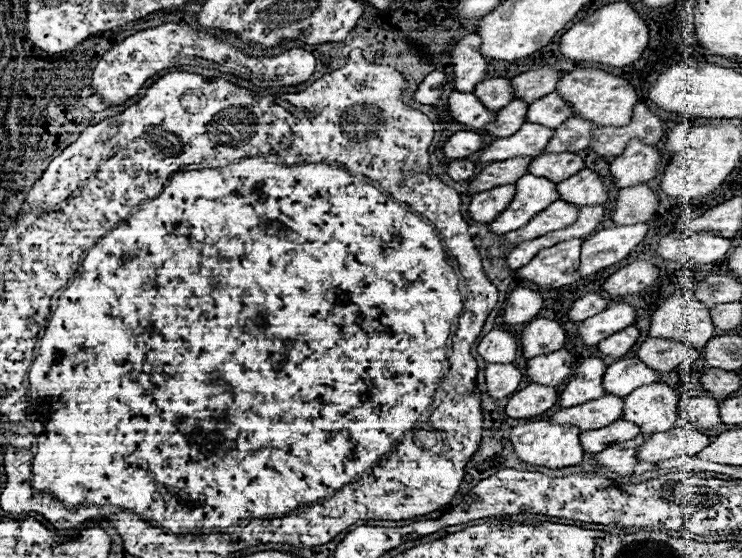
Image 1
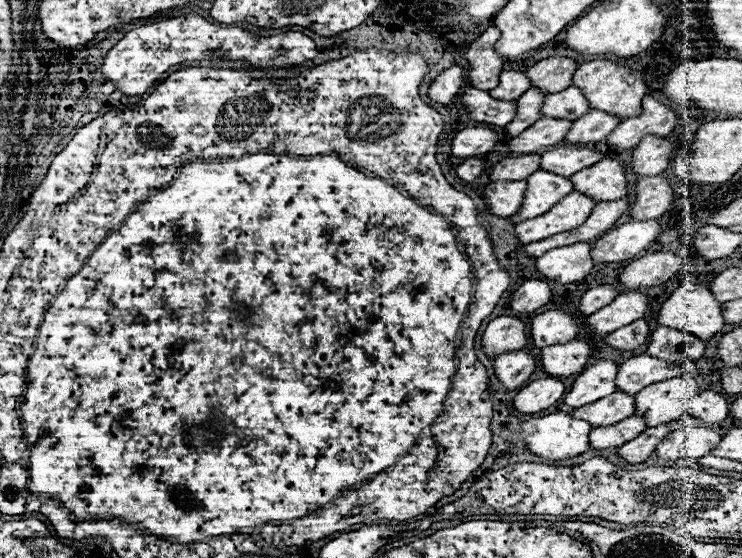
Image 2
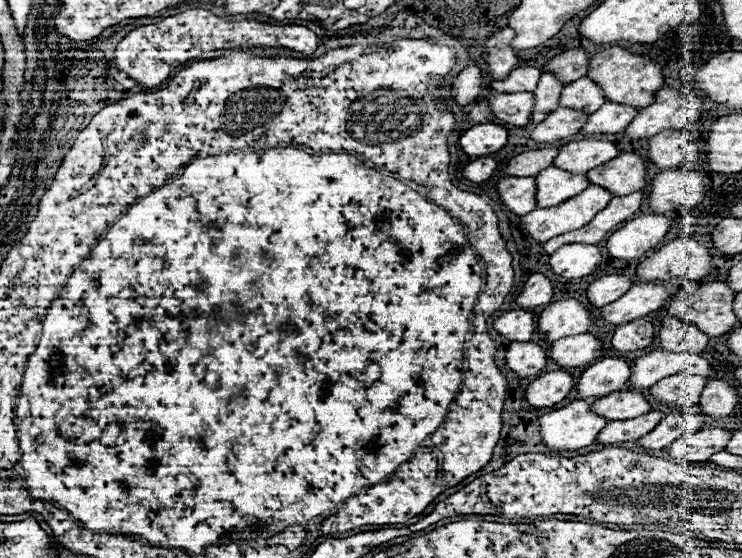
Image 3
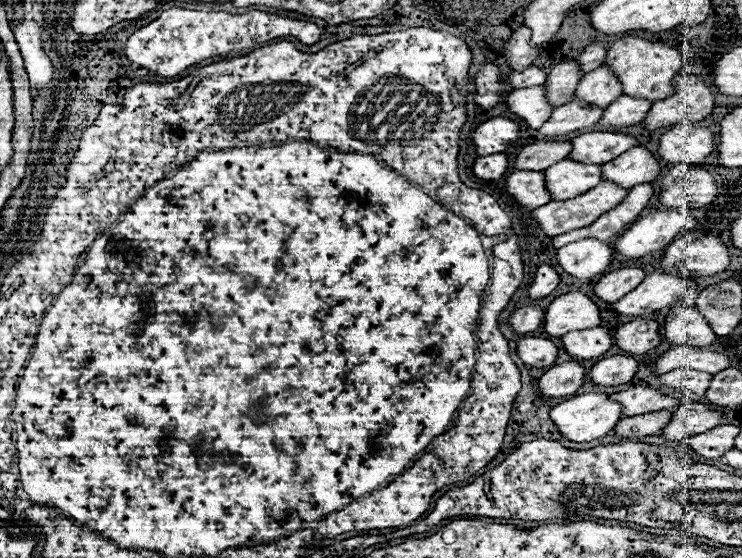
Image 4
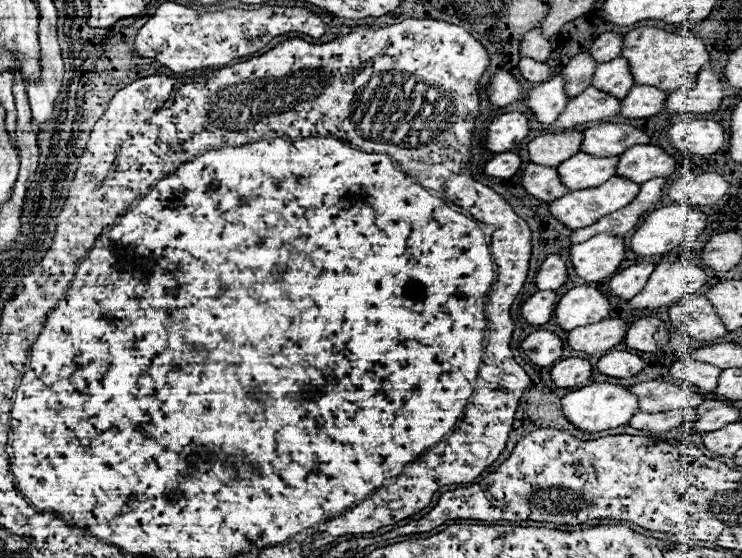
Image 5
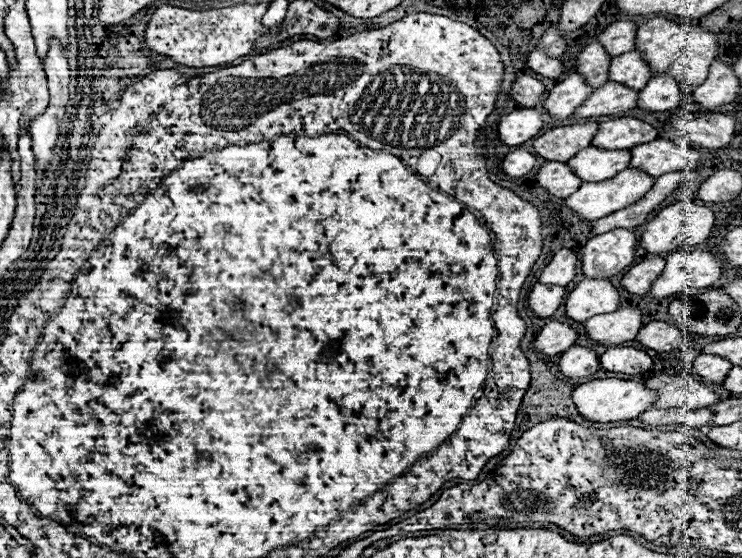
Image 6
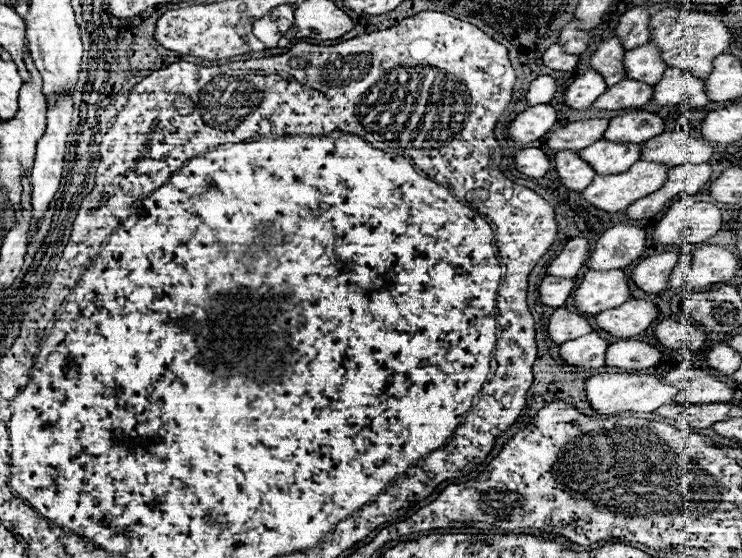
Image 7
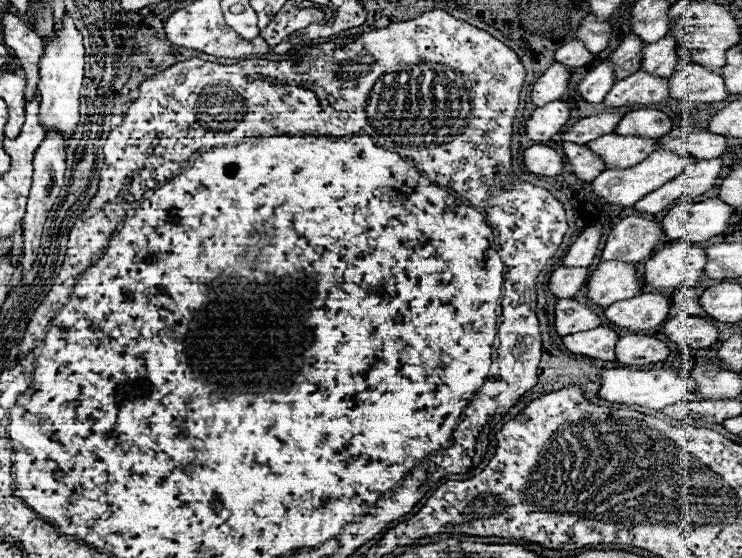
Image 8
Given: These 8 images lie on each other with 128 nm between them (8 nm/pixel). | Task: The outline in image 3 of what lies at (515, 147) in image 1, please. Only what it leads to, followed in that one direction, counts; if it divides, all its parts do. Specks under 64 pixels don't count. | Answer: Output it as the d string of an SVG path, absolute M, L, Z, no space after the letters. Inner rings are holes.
M558 108L550 112L546 120L536 124L532 128L532 140L534 142L556 142L568 136L574 136L580 132L584 122L588 120L588 114L574 110L574 108Z

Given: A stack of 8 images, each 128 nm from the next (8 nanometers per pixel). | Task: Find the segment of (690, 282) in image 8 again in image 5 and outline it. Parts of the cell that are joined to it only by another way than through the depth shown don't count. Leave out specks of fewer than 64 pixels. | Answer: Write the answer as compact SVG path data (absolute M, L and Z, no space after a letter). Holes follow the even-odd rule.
M636 264L636 266L630 266L626 270L622 270L620 274L616 274L612 280L610 280L610 290L624 298L624 300L630 300L634 298L648 282L650 274L654 272L654 264Z

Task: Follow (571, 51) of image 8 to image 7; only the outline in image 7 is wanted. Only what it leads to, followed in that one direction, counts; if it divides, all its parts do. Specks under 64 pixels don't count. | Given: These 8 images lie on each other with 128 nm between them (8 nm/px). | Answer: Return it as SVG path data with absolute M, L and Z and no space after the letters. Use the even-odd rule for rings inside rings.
M552 44L544 52L542 60L544 60L544 66L548 66L552 70L560 70L560 72L570 72L570 70L574 70L578 66L578 56L568 54L564 50L564 46L560 46L560 44Z

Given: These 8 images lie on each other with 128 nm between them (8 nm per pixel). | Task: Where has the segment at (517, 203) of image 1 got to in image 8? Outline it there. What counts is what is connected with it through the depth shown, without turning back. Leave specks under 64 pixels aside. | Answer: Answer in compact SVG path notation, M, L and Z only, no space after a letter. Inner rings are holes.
M606 134L598 140L592 140L588 146L604 158L608 168L628 168L648 158L658 148L658 140L644 136Z

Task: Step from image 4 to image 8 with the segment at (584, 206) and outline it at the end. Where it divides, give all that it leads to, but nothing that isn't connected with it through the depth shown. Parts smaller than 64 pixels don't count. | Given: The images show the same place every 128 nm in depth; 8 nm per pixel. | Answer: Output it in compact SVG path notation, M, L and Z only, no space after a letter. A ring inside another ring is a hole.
M656 150L652 152L652 156L648 156L646 160L642 160L640 164L632 166L632 168L610 168L606 172L602 172L594 182L592 188L598 196L602 196L606 202L612 204L620 204L620 206L634 206L640 198L644 198L648 192L664 186L668 180L676 178L680 172L684 172L684 168L696 164L698 160L692 156L684 156L678 152L670 152L670 150Z

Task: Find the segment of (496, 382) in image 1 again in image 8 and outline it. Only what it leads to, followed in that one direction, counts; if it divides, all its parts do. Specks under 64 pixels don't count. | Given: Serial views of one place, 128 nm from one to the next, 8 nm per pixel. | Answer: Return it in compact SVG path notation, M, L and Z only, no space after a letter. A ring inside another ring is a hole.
M564 298L556 304L556 332L560 336L568 336L572 332L584 332L588 328L600 326L598 314L594 314L586 304Z

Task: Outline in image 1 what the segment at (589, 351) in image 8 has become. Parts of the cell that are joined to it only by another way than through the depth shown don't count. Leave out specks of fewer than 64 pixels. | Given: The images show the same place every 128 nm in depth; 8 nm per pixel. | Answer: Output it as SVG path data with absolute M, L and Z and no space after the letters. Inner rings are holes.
M528 384L520 392L514 392L506 404L506 414L510 418L530 418L546 412L558 400L558 392L554 386L544 384Z

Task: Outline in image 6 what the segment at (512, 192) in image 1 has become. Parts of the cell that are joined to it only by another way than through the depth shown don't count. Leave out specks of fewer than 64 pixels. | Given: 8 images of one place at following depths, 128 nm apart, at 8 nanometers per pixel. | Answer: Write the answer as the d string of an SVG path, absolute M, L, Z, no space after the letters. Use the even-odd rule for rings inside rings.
M546 162L536 174L536 184L546 188L552 196L566 198L580 188L582 180L570 170L566 162Z

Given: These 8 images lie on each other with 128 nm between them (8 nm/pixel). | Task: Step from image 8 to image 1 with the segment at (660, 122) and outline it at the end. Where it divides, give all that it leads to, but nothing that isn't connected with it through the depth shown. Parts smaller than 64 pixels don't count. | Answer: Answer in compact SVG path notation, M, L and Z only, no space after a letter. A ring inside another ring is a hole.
M562 152L562 154L542 154L530 164L530 174L544 176L556 182L566 180L568 176L574 176L578 170L582 170L586 164L578 154Z

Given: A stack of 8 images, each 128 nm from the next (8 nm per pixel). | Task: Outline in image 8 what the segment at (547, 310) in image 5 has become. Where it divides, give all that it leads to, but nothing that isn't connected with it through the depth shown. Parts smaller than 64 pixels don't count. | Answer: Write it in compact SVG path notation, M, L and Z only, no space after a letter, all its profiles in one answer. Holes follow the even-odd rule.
M560 266L550 276L550 290L556 298L572 298L586 282L590 268L566 268Z

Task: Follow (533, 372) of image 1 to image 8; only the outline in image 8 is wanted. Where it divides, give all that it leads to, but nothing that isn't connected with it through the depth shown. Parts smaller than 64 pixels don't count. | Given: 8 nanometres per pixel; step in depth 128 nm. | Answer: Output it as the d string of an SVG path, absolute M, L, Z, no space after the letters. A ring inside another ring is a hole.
M644 292L640 296L614 302L604 316L616 326L630 330L650 330L660 326L670 310L670 302L660 292Z

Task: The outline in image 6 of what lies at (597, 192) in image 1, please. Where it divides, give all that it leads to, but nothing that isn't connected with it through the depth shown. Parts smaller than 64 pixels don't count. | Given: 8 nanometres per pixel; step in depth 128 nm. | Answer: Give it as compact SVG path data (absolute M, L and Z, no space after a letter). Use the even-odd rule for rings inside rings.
M666 138L634 146L630 152L630 166L640 168L650 176L662 176L666 172L696 168L700 162L700 152L696 148L692 148L690 144L674 144Z

